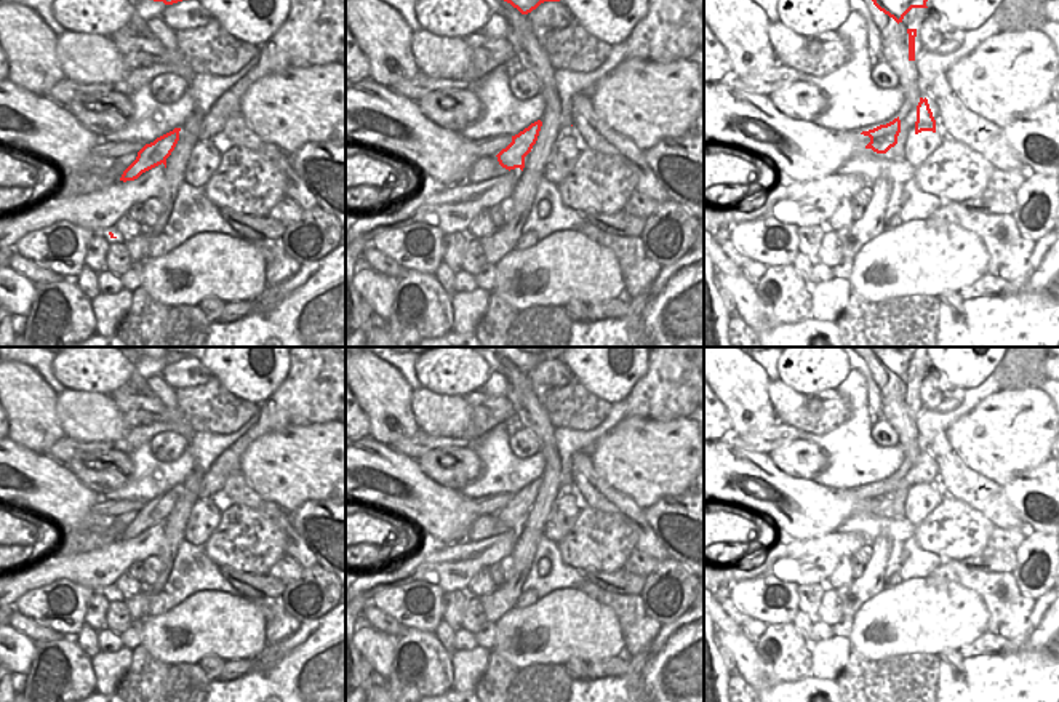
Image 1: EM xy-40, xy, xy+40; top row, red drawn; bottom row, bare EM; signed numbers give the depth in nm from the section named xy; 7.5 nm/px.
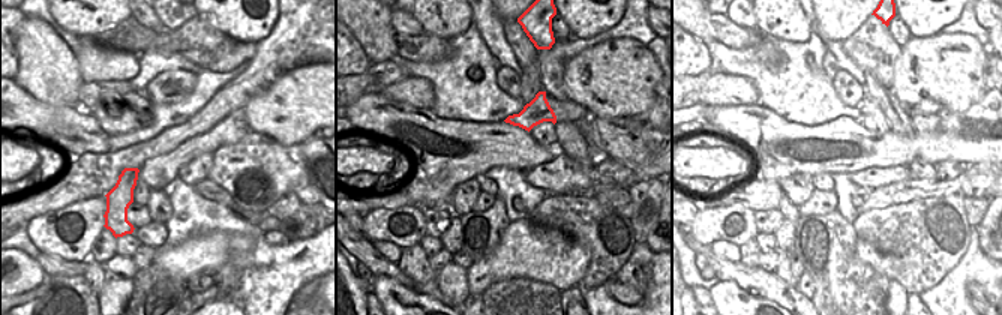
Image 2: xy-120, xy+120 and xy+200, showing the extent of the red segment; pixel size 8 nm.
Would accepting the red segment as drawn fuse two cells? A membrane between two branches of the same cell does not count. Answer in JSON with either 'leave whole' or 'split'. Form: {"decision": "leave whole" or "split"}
{"decision": "leave whole"}

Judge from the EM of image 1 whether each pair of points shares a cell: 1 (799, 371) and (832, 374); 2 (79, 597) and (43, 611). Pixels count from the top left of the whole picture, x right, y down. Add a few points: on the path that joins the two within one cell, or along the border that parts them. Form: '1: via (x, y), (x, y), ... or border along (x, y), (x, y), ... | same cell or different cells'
1: via (807, 373), (824, 374) | same cell
2: via (71, 600), (51, 605) | same cell

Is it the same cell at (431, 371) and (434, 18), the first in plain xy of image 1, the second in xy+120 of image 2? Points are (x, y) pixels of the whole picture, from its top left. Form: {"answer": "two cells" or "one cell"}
{"answer": "one cell"}

